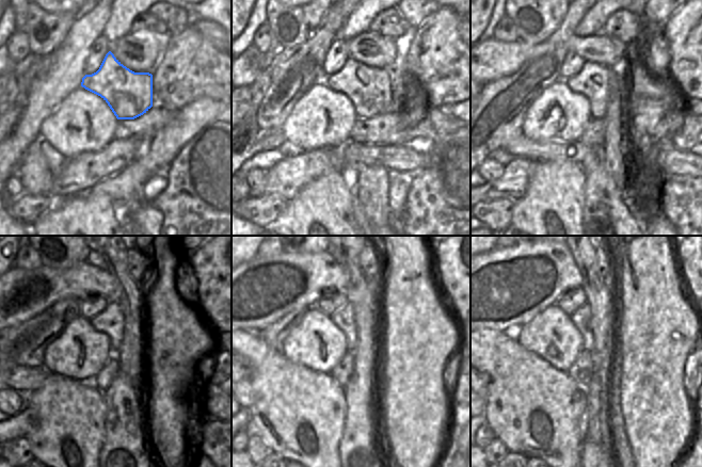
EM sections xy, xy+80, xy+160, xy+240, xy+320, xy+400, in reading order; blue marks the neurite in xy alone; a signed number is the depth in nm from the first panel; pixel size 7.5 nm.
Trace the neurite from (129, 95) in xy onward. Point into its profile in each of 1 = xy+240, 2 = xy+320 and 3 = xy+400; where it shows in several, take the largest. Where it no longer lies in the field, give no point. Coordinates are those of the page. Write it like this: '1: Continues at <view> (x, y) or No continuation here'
1: Continues at xy+240 (111, 321)
2: Continues at xy+320 (342, 318)
3: Continues at xy+400 (580, 318)

